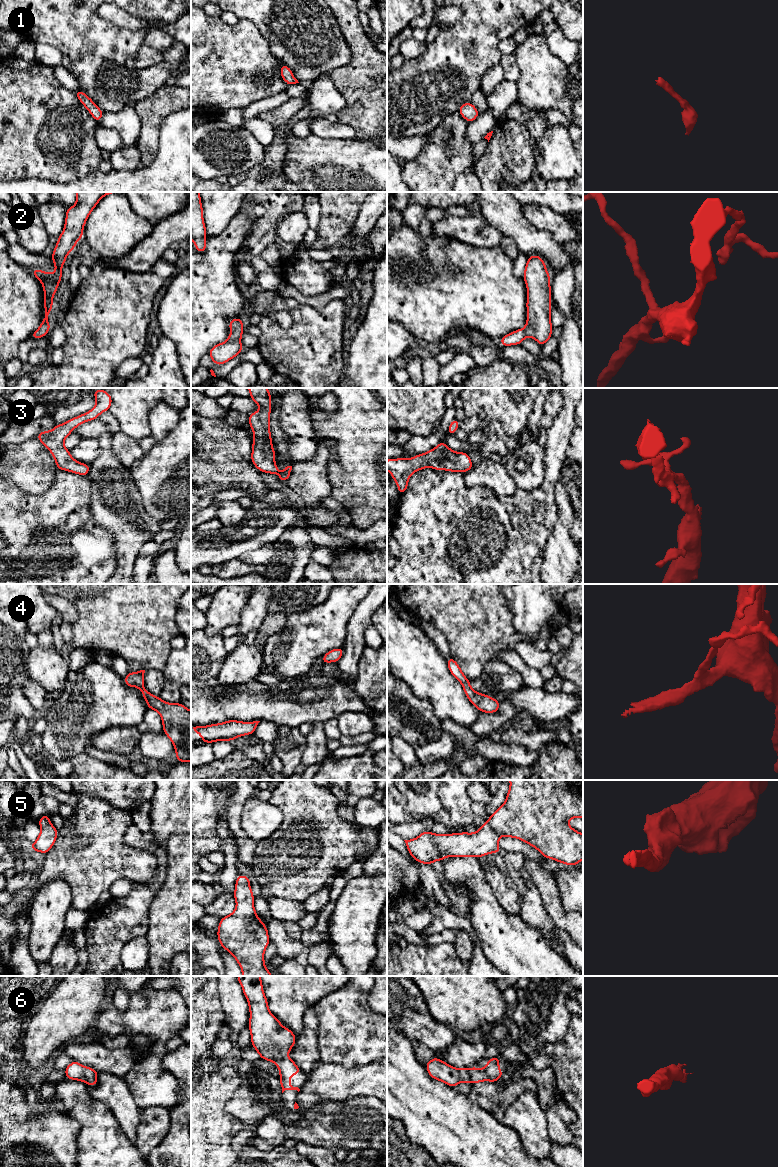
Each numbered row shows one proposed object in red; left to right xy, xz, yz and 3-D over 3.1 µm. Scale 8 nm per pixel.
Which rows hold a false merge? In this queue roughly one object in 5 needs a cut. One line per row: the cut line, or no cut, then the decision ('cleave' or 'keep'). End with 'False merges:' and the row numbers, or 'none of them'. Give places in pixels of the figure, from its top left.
1: no cut; keep
2: no cut; keep
3: no cut; keep
4: no cut; keep
5: no cut; keep
6: no cut; keep
False merges: none of them

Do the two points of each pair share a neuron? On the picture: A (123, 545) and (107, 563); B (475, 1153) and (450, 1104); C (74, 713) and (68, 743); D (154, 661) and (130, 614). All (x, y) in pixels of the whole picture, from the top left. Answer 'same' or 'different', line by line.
A: different
B: same
C: same
D: same

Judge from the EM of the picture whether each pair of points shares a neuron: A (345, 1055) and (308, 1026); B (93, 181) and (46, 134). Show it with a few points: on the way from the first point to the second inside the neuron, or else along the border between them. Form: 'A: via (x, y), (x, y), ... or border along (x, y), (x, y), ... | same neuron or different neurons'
A: border along (313, 1010), (318, 1019), (319, 1056) | different neurons
B: border along (98, 170), (79, 179), (68, 181) | different neurons

